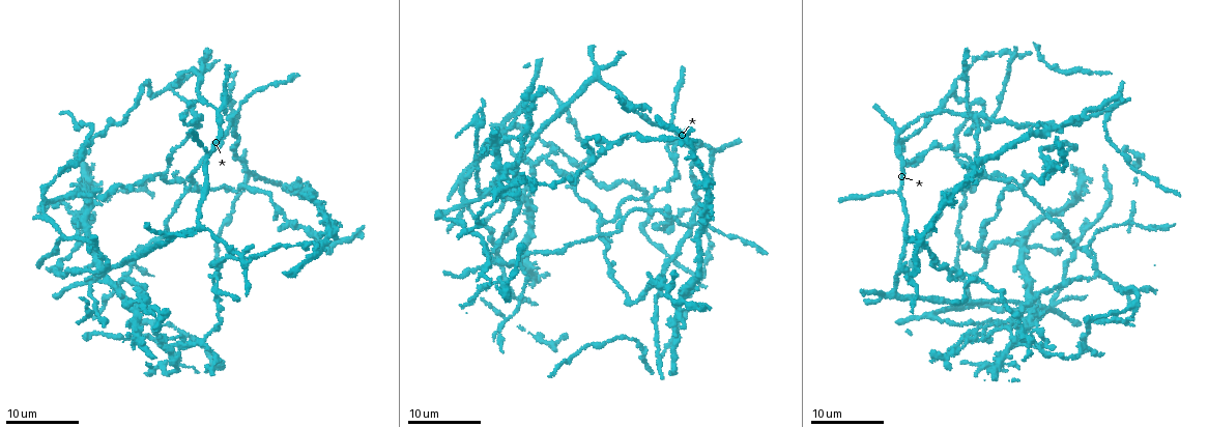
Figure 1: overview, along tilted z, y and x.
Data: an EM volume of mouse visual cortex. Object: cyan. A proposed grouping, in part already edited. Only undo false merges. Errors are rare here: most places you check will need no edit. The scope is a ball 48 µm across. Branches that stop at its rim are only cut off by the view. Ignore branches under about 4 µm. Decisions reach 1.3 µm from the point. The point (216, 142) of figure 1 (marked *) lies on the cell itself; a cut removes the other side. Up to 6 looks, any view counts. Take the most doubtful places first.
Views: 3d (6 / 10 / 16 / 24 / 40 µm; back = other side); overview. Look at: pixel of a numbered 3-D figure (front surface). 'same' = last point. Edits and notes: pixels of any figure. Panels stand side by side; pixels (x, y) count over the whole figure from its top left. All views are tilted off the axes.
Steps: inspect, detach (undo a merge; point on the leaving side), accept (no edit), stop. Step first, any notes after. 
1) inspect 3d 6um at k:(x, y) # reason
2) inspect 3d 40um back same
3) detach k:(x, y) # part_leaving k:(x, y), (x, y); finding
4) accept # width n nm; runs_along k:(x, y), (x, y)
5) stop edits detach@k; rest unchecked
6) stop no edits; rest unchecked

inspect 3d 10um at 1:(1013, 324) # two arms in line, one across

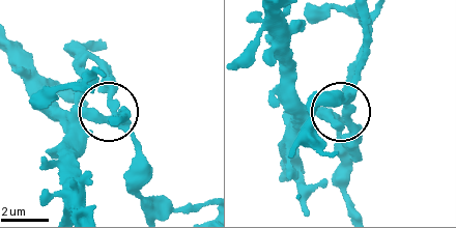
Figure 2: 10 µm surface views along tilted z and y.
inspect 3d 10um back at 2:(112, 103) # other side

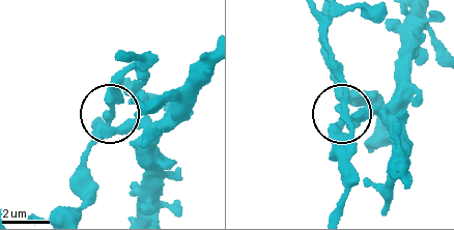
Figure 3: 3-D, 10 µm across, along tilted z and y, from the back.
accept # arms 3; continuous, no second cell

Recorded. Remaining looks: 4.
inspect 3d 10um at 1:(482, 196) # three arms meet

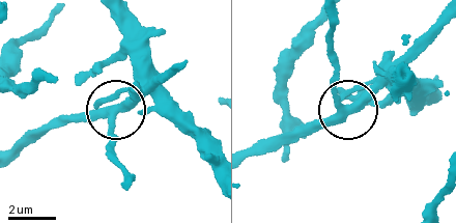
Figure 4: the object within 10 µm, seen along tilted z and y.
accept # width 320 nm; runs_along 4:(437, 17), (333, 119), (293, 130); continuous, no second cell

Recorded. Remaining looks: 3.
inspect 3d 10um at 1:(315, 234) # three-way junction

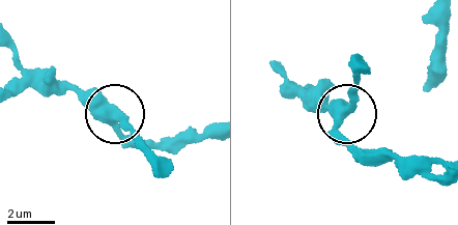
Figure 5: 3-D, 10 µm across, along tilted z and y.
accept # width 350 nm; continuous, no second cell

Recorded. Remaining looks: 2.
stop no edits; rest unchecked

